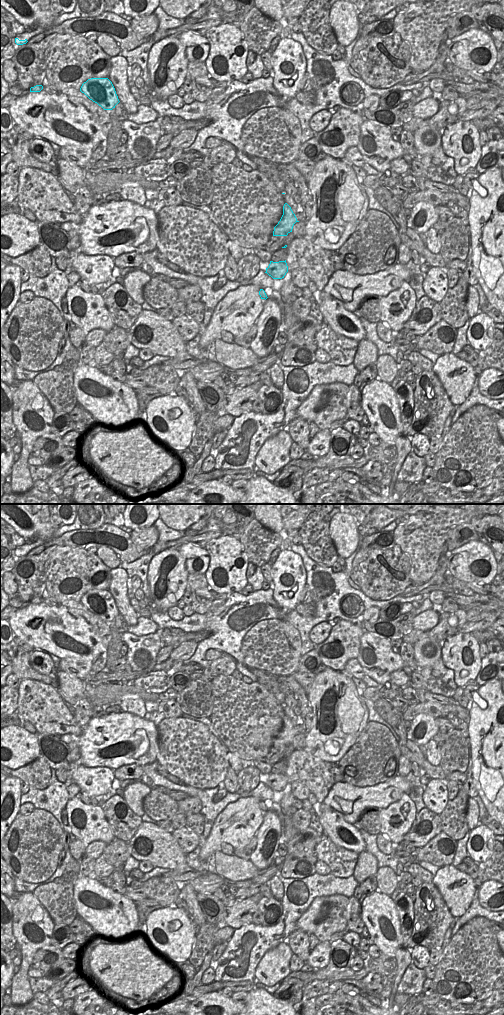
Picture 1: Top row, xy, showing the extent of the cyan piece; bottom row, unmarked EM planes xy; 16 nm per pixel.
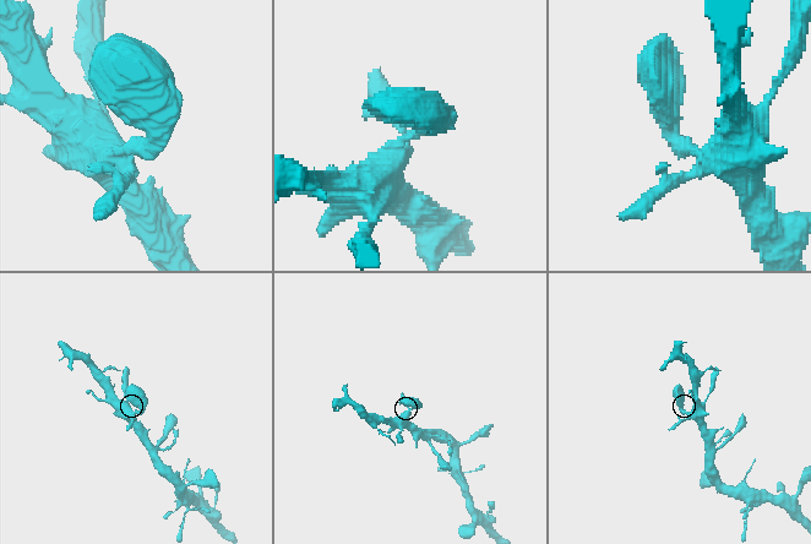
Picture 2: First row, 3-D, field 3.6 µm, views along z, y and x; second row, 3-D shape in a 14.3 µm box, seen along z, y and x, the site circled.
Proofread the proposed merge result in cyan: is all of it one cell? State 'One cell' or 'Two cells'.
One cell.

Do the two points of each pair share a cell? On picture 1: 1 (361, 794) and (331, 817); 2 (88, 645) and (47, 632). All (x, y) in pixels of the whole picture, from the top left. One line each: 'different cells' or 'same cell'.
1: different cells
2: same cell

